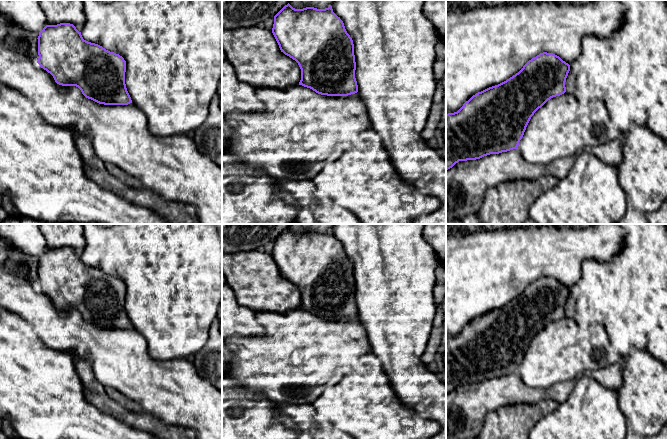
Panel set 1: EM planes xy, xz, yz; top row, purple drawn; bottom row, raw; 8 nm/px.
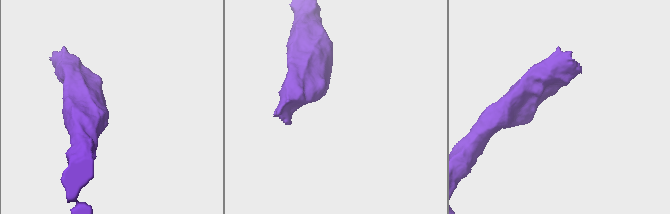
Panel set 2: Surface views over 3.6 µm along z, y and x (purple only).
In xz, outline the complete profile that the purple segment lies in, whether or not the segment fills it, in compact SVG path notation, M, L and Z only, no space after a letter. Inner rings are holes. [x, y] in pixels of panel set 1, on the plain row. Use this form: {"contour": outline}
{"contour": "M288 227L274 240L272 257L281 276L298 287L301 293L299 309L327 320L348 320L358 316L353 264L332 230L295 233Z"}

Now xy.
{"contour": "M73 248L46 249L38 260L38 285L62 310L76 310L82 318L99 328L128 329L132 327L125 308L126 285L122 280L83 263Z"}

